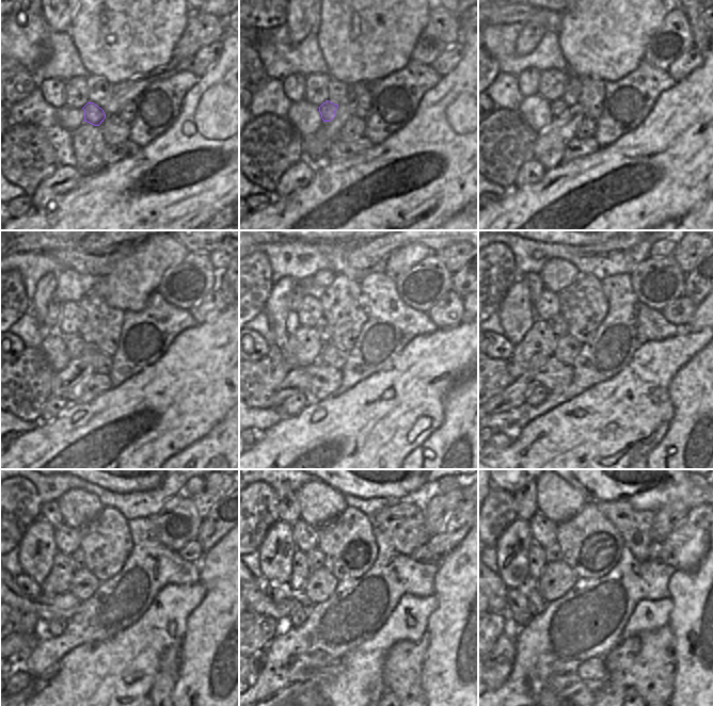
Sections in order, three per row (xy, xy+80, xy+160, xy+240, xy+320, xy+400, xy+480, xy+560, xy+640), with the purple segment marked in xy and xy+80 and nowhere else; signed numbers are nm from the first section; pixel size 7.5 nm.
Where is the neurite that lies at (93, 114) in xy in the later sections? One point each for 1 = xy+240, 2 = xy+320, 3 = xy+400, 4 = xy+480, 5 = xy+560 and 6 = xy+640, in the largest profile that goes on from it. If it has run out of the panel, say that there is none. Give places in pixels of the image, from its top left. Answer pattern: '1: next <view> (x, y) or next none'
1: next xy+240 (76, 346)
2: next xy+320 (301, 348)
3: next xy+400 (539, 343)
4: next xy+480 (58, 581)
5: next xy+560 (300, 568)
6: next xy+640 (536, 554)

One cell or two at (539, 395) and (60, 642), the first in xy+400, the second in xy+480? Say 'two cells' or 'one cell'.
two cells

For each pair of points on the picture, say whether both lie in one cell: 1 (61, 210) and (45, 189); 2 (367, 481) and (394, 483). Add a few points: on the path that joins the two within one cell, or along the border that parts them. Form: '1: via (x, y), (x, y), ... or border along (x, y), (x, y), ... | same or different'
1: border along (75, 187), (54, 197), (44, 208), (31, 211) | different
2: via (374, 483), (387, 483) | same

